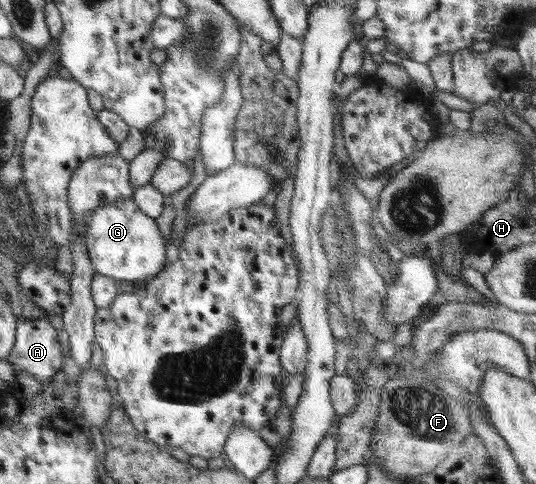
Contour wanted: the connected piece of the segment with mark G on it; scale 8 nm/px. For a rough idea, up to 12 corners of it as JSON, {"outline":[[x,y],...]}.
{"outline":[[132,196],[93,210],[96,273],[151,279],[168,264],[155,219]]}

